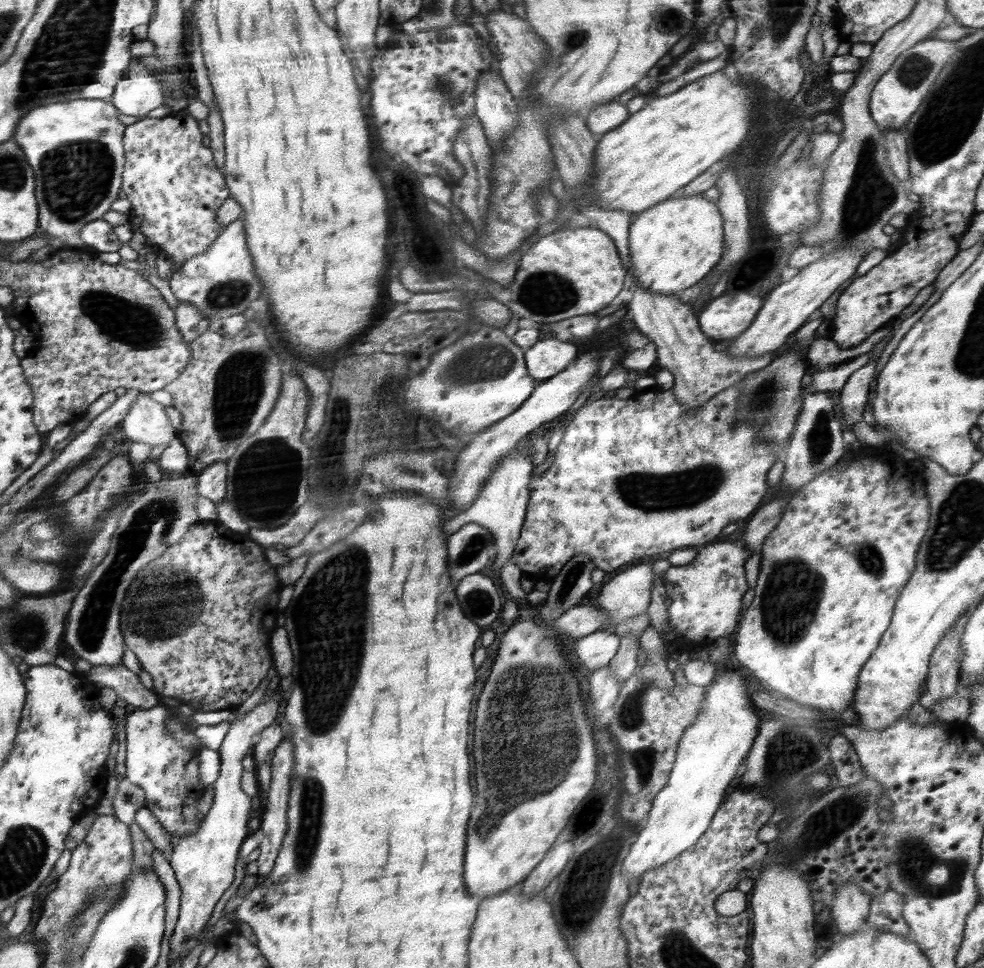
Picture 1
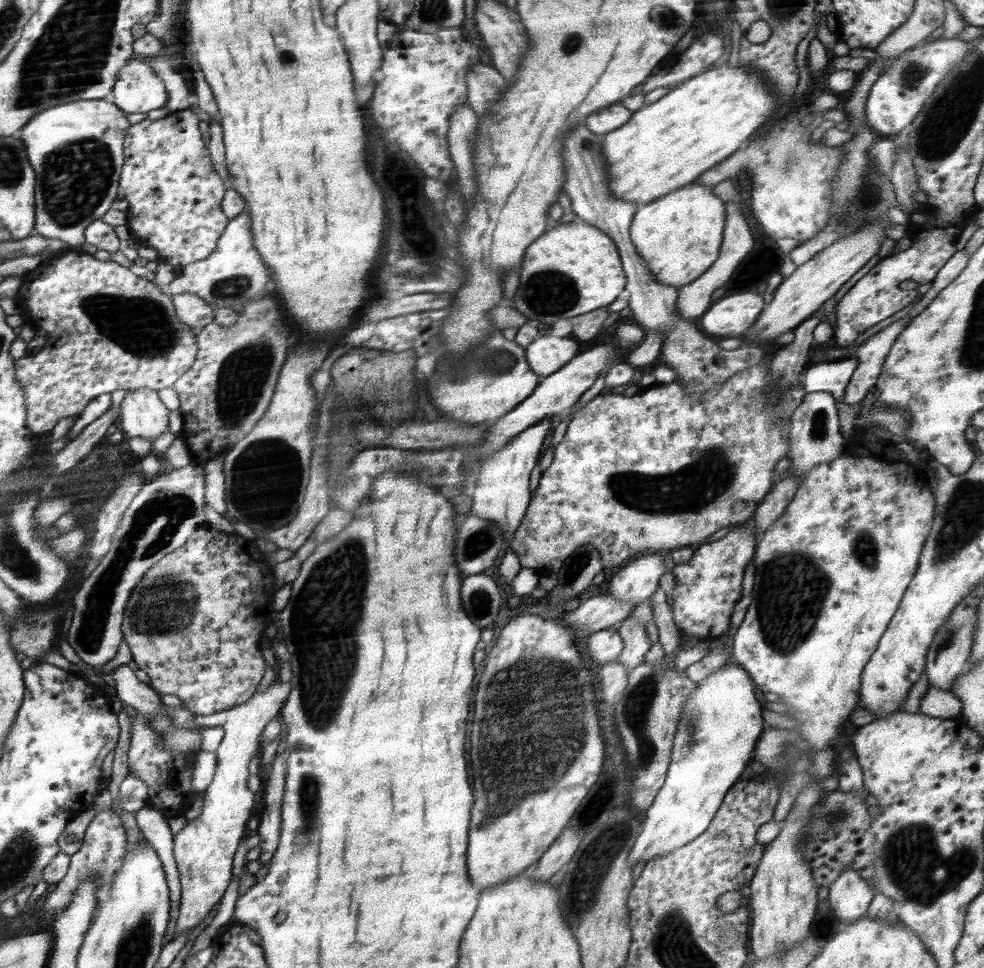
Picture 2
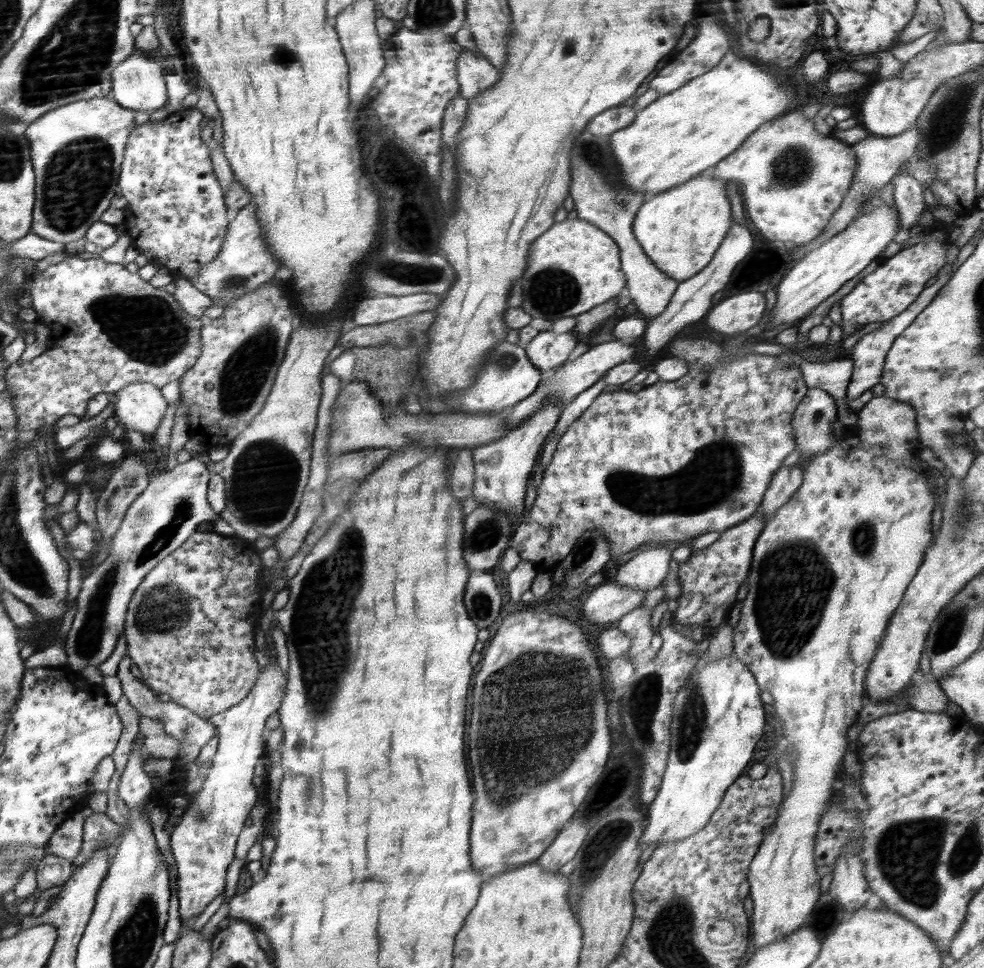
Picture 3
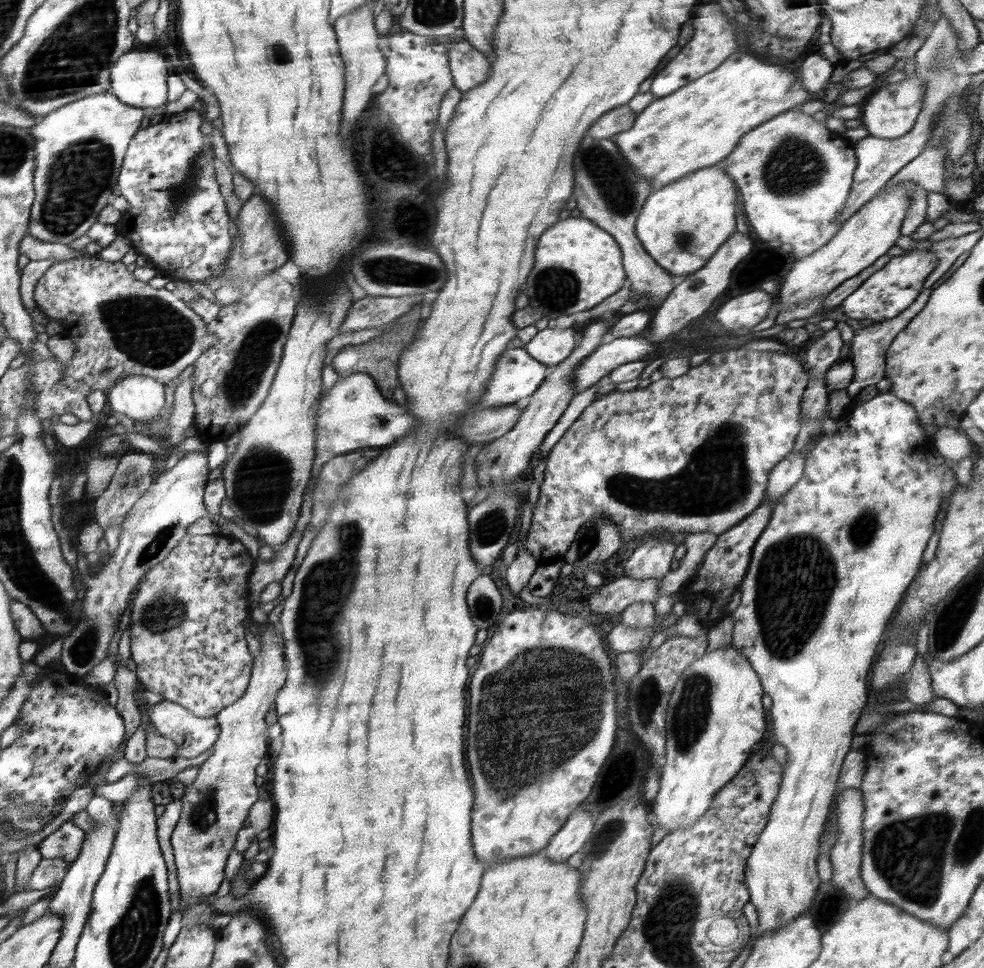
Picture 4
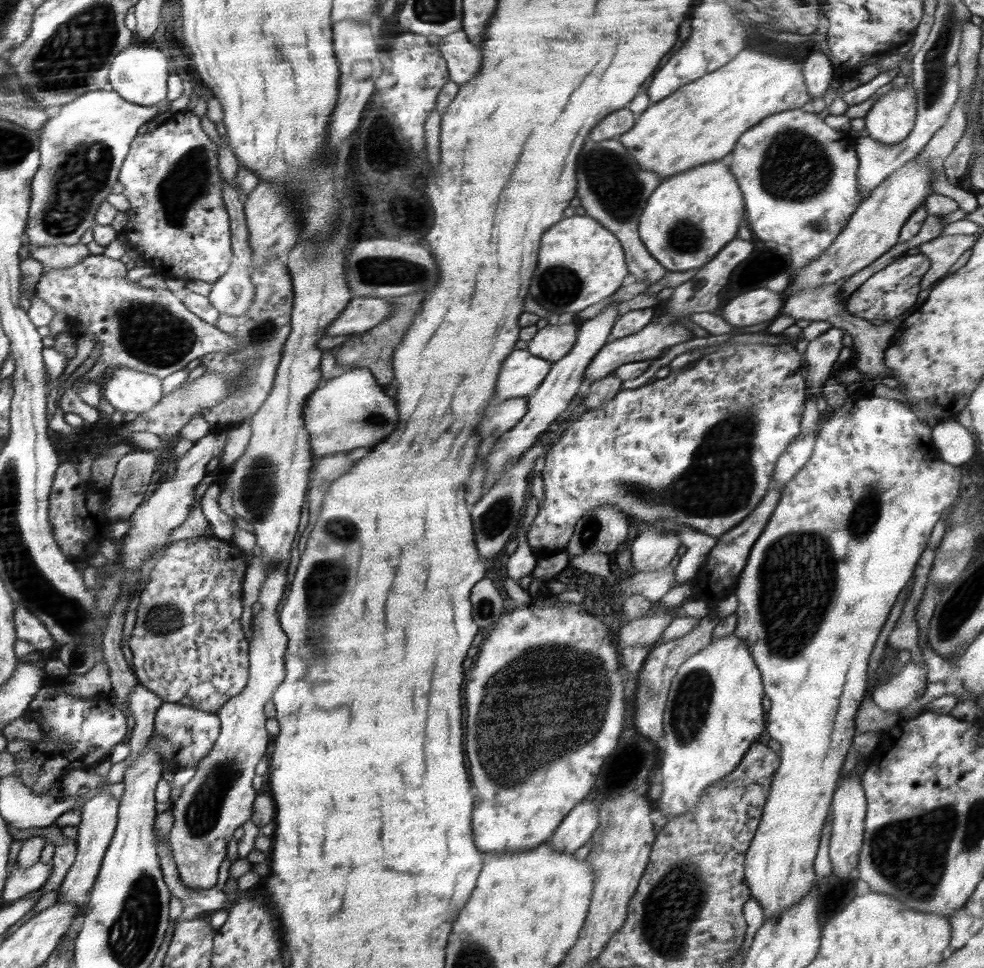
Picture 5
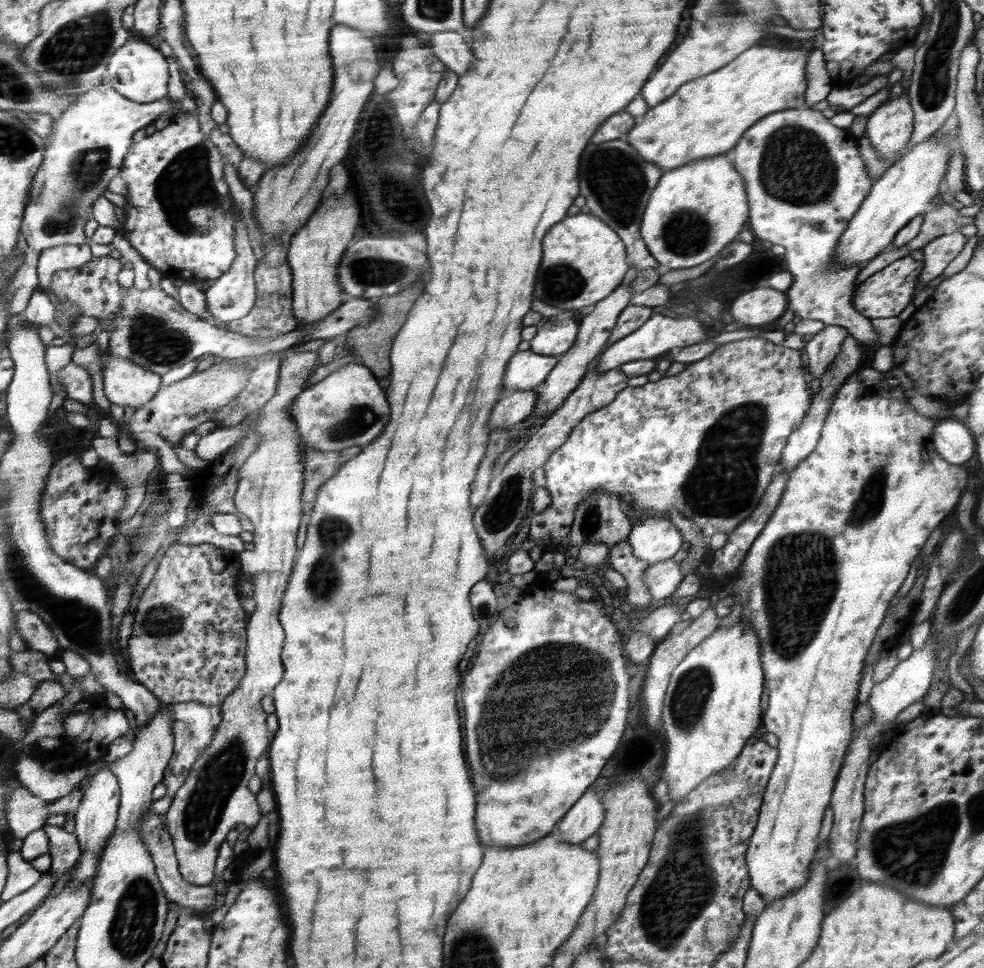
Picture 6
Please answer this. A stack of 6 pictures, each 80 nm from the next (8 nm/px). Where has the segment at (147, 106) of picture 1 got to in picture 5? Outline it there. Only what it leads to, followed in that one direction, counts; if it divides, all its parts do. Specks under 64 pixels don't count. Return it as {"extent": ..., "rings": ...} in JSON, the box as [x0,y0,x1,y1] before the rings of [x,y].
{"extent":[107,44,171,106],"rings":[[[132,44],[114,57],[107,86],[130,102],[150,106],[167,98],[167,80],[171,70],[167,53],[144,44]]]}

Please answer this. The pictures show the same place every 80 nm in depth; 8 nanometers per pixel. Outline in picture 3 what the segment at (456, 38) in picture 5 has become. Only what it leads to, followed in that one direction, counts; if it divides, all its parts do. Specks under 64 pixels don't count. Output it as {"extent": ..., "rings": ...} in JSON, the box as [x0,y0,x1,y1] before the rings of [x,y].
{"extent":[458,48,498,101],"rings":[[[465,48],[459,56],[458,79],[461,88],[460,96],[467,101],[472,100],[481,92],[488,90],[498,82],[498,69],[489,59],[474,56]]]}

